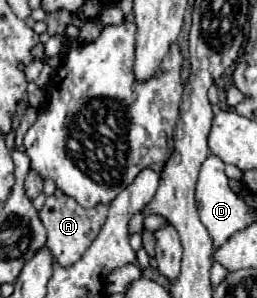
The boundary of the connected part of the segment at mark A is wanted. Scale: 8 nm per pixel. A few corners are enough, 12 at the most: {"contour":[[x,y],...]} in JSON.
{"contour":[[49,195],[39,217],[61,265],[77,263],[107,221],[107,205],[85,209]]}

